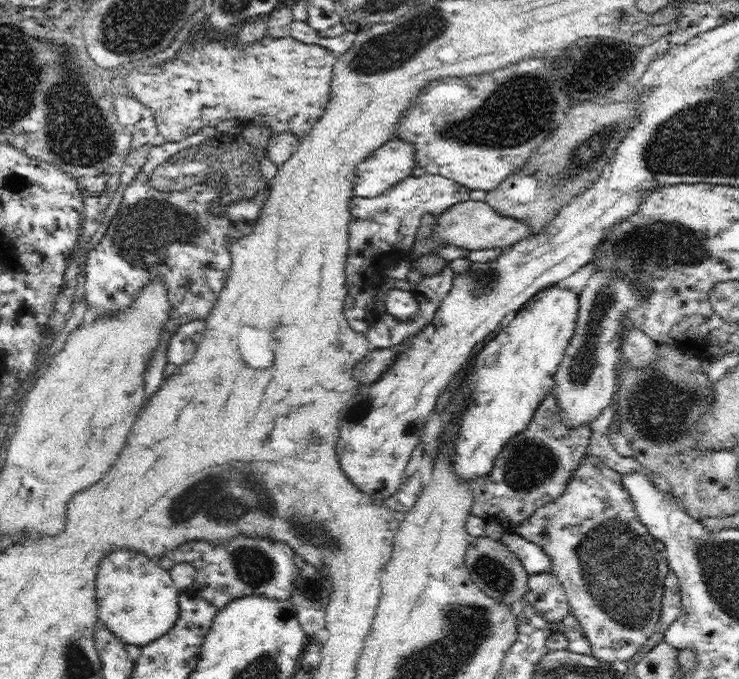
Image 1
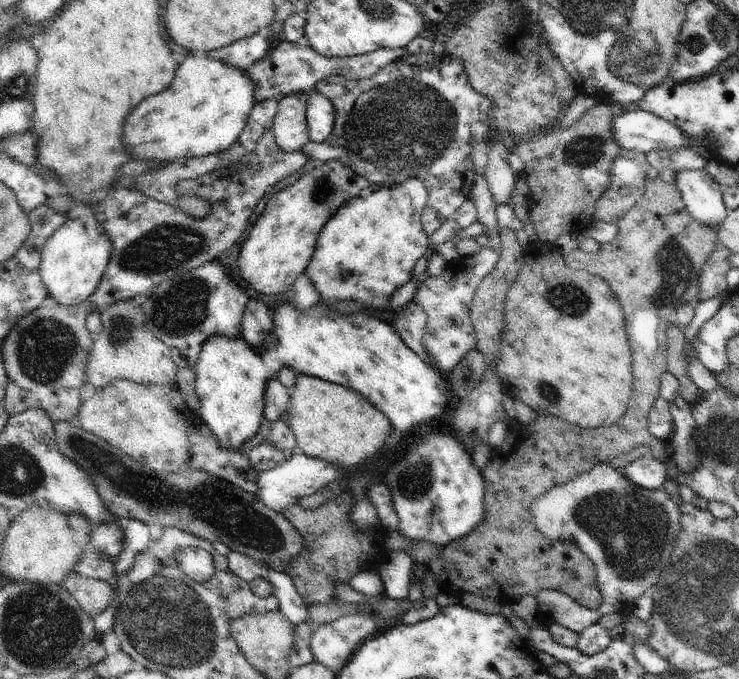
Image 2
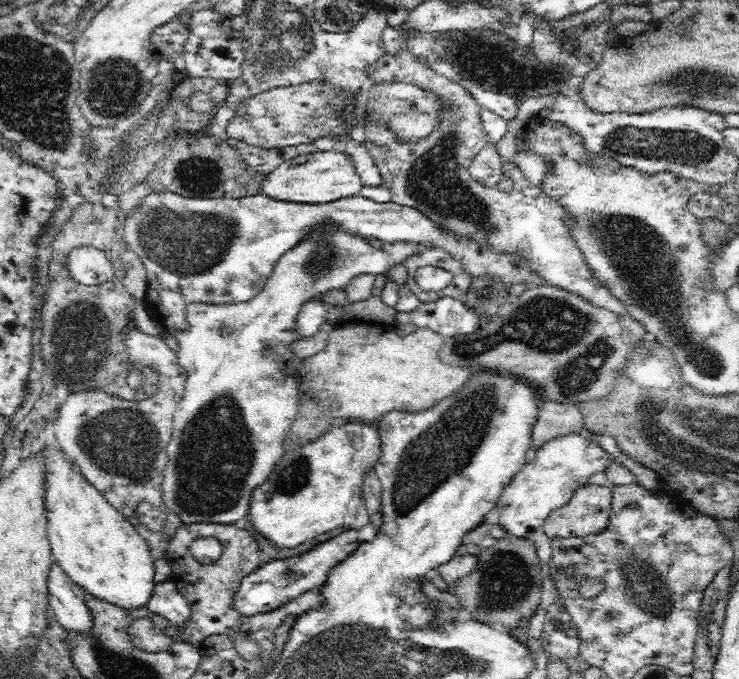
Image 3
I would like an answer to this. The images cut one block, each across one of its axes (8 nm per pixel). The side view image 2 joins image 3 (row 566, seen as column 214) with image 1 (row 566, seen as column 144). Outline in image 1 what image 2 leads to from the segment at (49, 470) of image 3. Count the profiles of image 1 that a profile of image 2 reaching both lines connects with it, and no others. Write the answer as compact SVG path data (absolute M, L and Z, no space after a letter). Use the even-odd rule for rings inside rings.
M122 548L122 550L116 550L110 556L106 556L98 568L96 590L98 590L97 605L100 623L126 644L134 644L138 647L146 646L166 634L178 620L180 592L175 587L169 570L161 568L157 560L152 562L146 553L142 554L136 550Z

